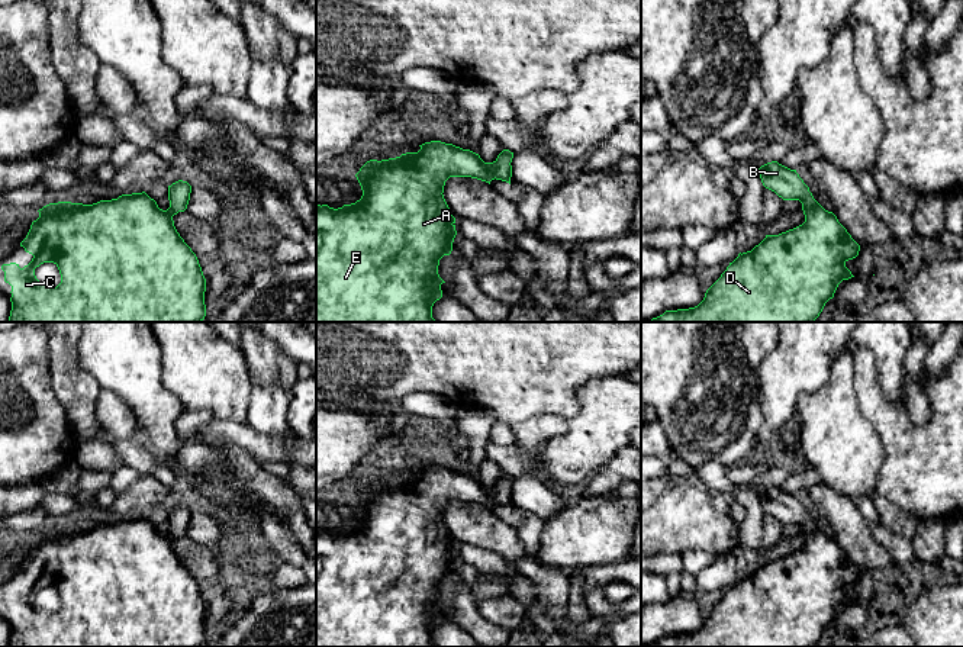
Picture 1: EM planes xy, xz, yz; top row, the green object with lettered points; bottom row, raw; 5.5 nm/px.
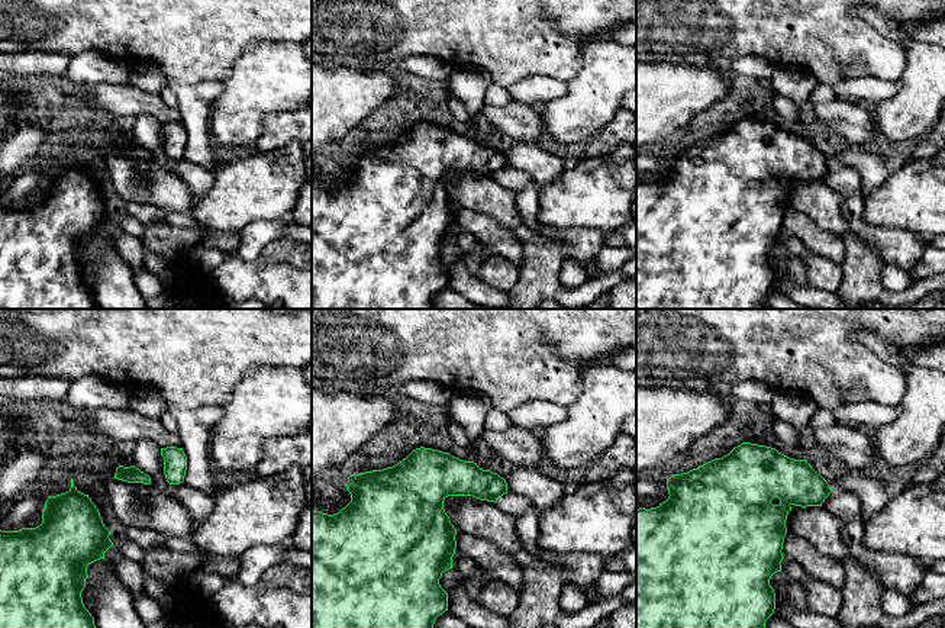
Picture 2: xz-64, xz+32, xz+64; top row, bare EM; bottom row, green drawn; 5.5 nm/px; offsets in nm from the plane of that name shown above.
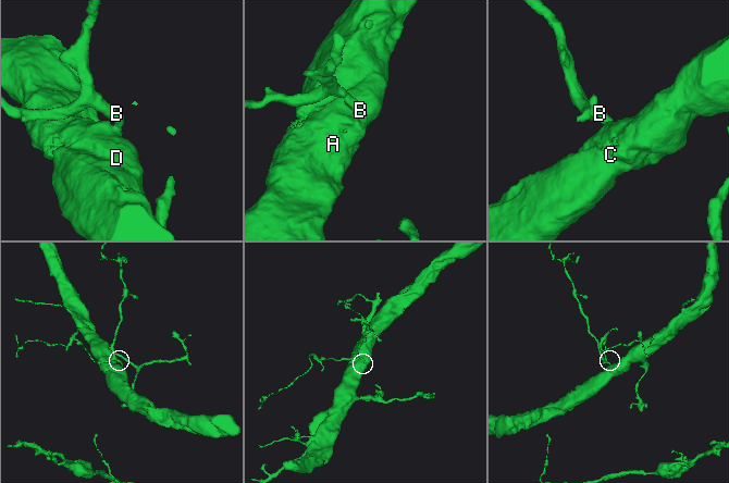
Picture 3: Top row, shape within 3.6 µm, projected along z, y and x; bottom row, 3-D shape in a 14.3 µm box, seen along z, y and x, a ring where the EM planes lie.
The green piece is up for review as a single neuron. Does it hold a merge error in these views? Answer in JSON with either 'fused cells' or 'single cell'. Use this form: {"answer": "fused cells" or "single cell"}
{"answer": "single cell"}

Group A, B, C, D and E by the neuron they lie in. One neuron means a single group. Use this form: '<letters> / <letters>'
A B C D E

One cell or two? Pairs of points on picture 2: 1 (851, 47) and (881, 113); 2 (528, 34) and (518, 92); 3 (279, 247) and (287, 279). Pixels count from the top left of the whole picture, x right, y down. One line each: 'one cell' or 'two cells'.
1: two cells
2: two cells
3: two cells

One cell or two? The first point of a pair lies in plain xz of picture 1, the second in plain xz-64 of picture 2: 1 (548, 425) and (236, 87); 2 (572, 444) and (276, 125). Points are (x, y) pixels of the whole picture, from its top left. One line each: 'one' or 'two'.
1: two
2: two

